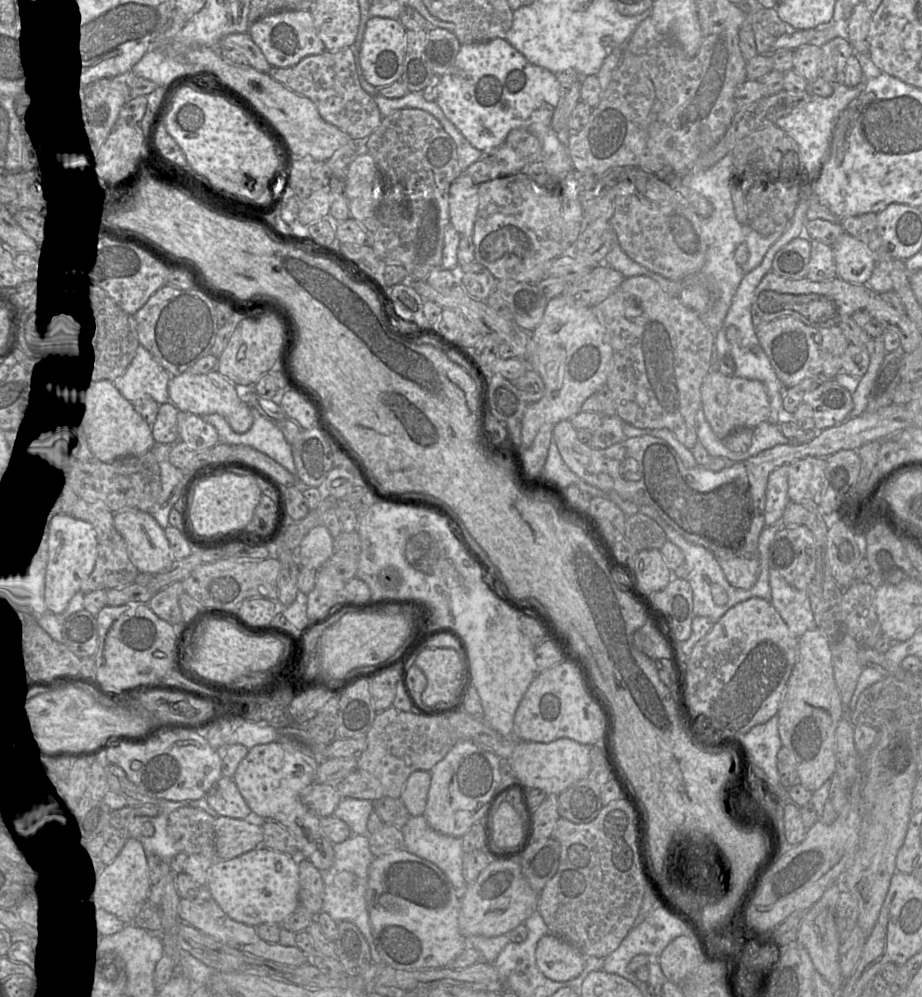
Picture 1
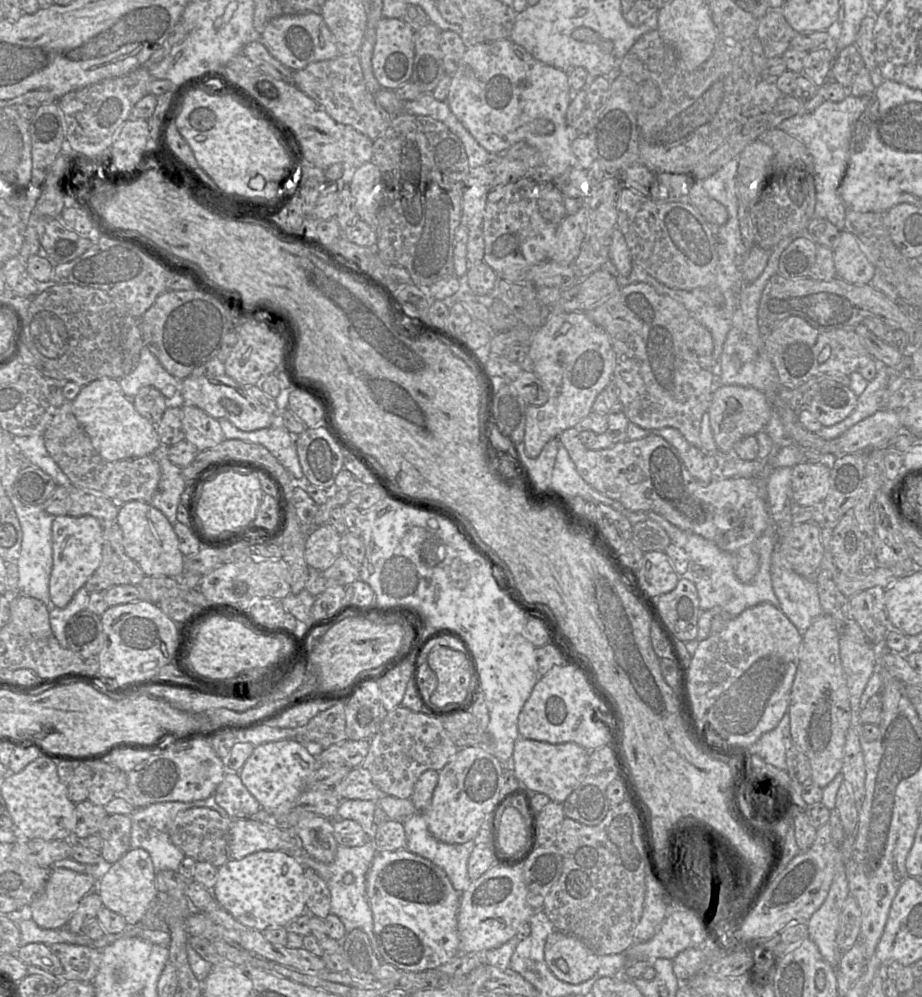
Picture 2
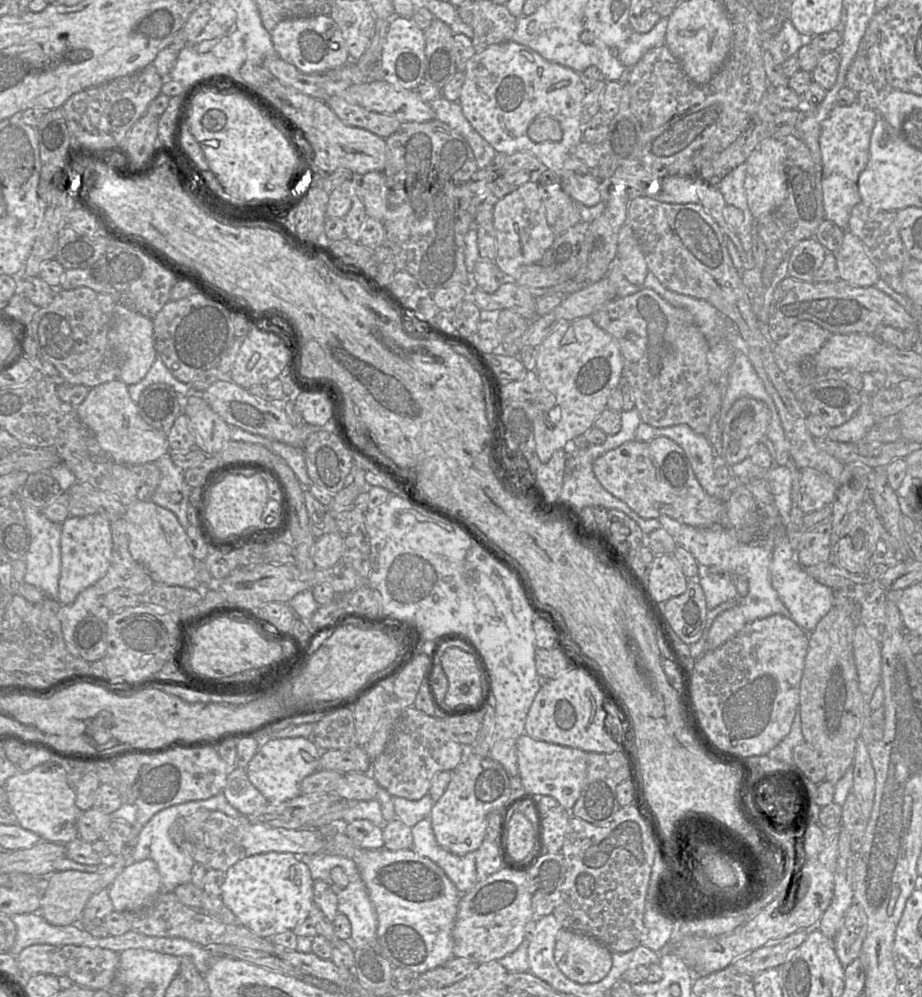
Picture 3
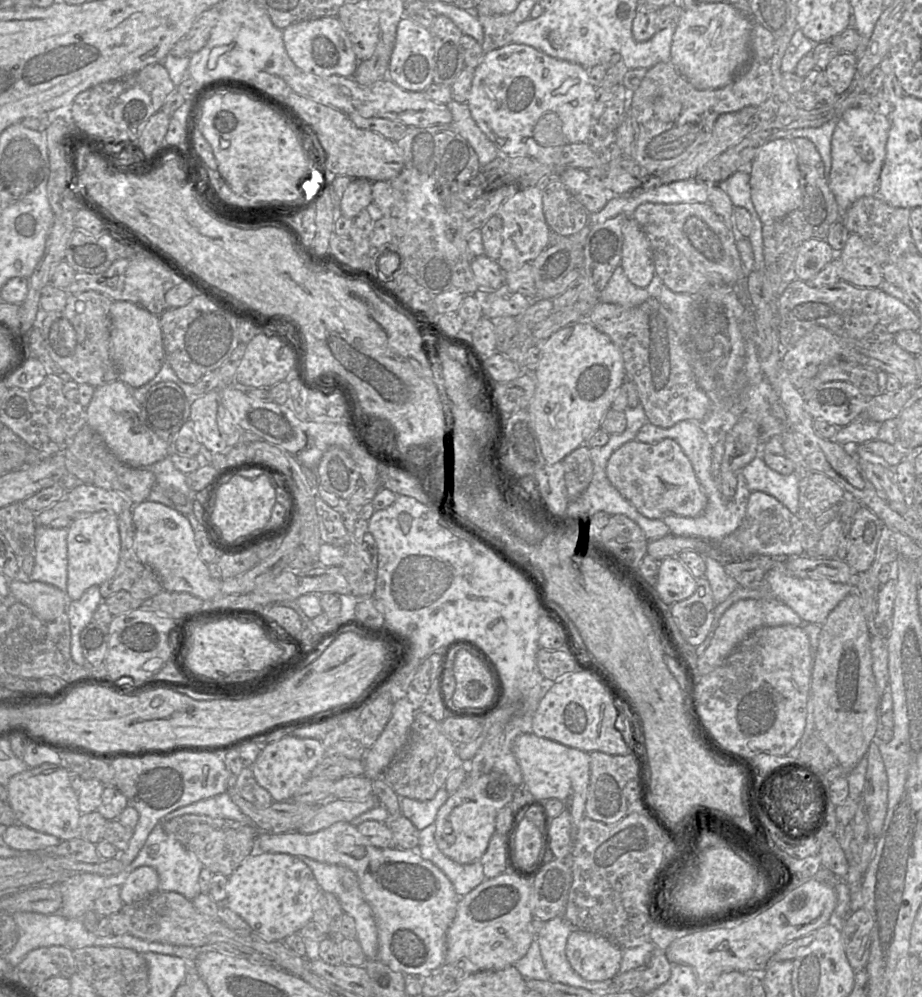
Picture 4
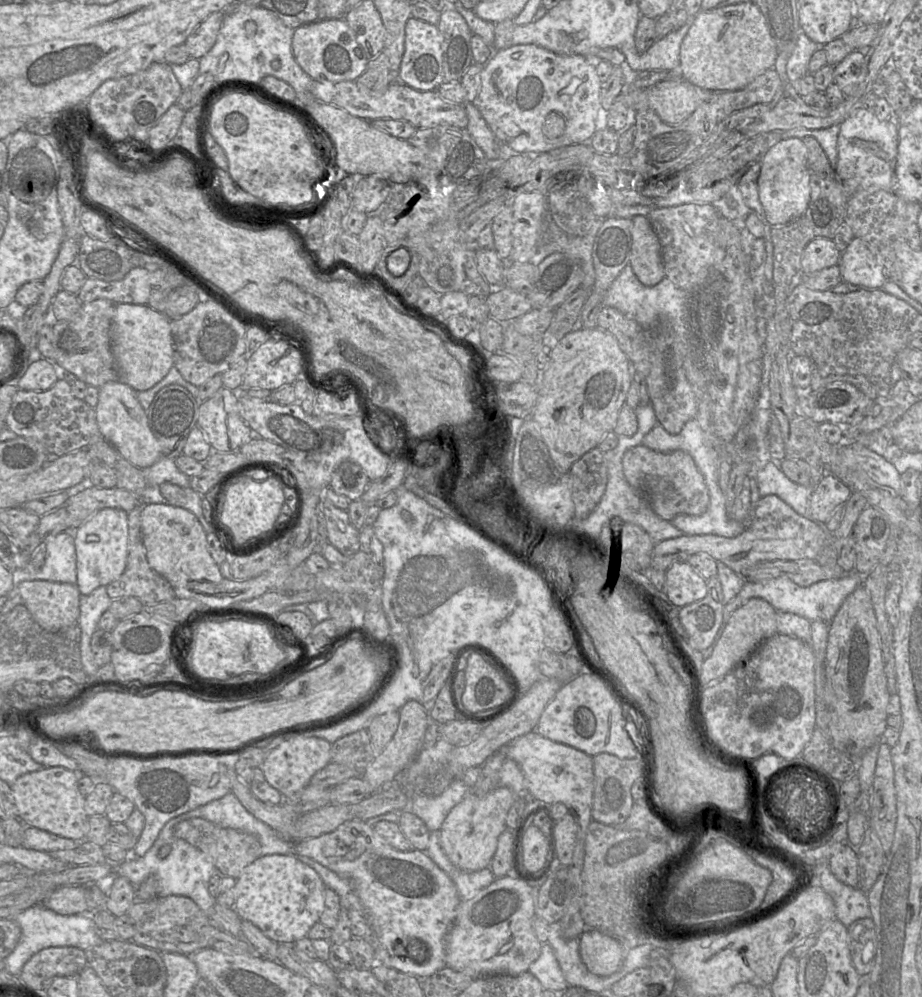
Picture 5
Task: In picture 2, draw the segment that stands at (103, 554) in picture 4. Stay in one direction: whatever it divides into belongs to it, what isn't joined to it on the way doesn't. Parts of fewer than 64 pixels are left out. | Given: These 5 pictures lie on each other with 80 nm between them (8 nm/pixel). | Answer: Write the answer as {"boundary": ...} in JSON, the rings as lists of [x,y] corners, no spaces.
{"boundary":[[[93,516],[54,517],[52,522],[53,565],[49,579],[49,596],[57,608],[66,607],[75,593],[88,581],[102,560],[103,528]]]}

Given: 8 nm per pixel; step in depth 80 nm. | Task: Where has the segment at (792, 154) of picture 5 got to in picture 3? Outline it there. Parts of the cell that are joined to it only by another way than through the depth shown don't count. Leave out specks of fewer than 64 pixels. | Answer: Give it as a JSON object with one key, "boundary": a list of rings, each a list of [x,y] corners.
{"boundary":[[[775,137],[762,140],[746,160],[745,194],[749,210],[756,219],[772,212],[783,203],[787,192],[786,161],[786,148]]]}

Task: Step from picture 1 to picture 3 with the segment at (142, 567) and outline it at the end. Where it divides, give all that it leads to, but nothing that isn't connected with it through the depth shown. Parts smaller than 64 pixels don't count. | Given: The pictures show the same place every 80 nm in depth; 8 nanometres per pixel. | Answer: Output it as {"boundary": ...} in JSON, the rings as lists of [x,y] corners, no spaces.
{"boundary":[[[150,500],[134,502],[126,507],[125,522],[129,552],[154,583],[191,589],[200,588],[196,560],[190,553],[185,530],[173,512]]]}

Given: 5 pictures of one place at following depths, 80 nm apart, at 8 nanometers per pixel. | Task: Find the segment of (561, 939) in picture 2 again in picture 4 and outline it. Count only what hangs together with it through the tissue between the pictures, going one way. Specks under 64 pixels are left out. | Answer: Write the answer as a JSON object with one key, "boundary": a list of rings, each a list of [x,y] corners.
{"boundary":[[[574,928],[565,952],[572,969],[587,981],[615,977],[622,959],[622,949],[604,936]]]}

